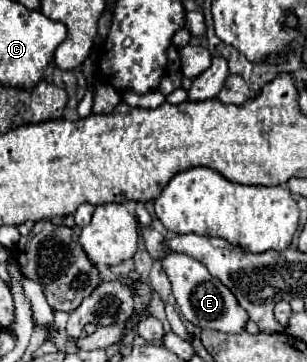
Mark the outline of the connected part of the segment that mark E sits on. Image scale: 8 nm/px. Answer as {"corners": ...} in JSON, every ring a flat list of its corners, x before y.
{"corners":[[167,253,157,261,161,261,161,267,171,281,173,297,189,323,199,325,201,329,217,329,223,333,241,333,245,329,249,319,247,311,235,301,235,295,207,271,203,263,183,253]]}

